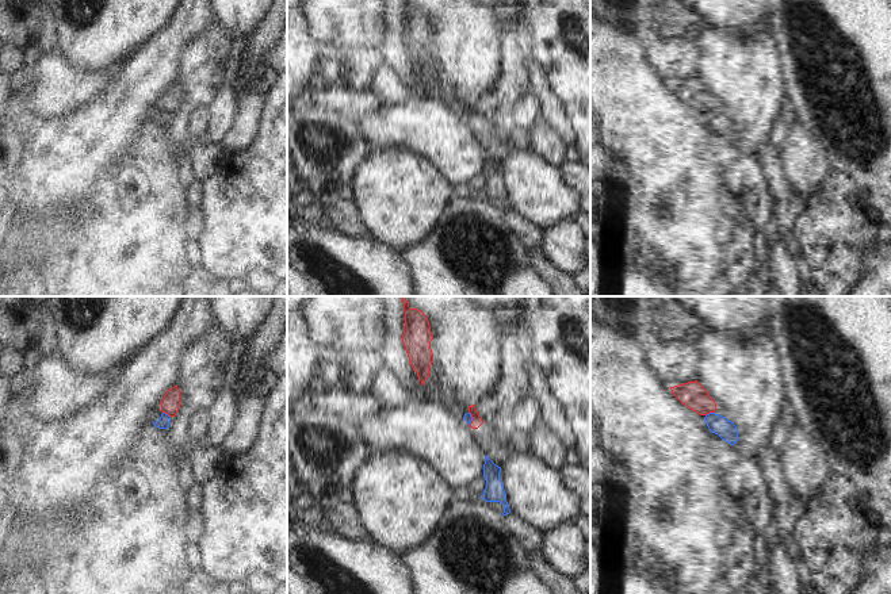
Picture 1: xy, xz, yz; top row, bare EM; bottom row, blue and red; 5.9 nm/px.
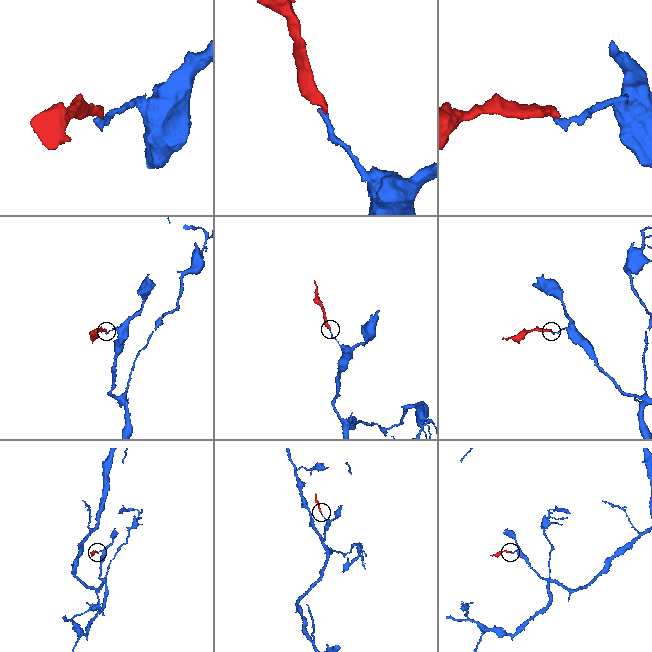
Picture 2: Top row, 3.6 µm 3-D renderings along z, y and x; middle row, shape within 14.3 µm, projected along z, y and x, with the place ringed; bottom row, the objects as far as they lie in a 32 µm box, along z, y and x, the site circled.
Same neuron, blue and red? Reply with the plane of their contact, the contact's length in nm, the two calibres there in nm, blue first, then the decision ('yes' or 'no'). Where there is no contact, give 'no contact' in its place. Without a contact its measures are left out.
yz | 60 nm | 120/160 nm | no

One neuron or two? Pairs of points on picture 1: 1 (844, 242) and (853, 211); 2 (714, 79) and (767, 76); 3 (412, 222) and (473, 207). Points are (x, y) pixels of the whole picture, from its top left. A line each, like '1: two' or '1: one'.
1: one
2: one
3: two

